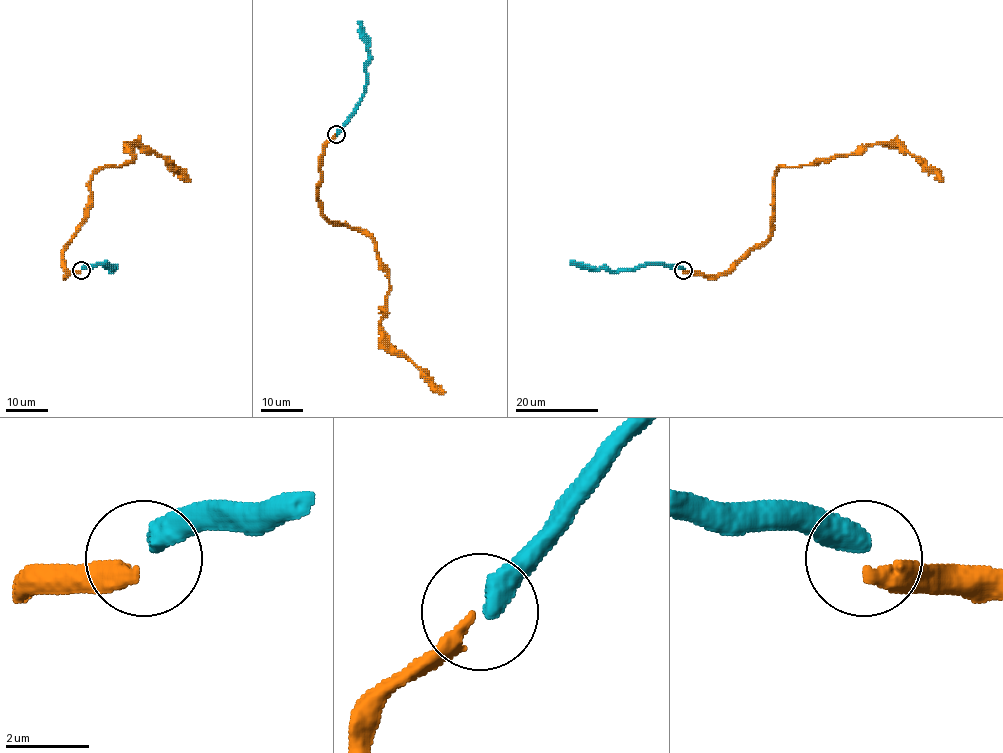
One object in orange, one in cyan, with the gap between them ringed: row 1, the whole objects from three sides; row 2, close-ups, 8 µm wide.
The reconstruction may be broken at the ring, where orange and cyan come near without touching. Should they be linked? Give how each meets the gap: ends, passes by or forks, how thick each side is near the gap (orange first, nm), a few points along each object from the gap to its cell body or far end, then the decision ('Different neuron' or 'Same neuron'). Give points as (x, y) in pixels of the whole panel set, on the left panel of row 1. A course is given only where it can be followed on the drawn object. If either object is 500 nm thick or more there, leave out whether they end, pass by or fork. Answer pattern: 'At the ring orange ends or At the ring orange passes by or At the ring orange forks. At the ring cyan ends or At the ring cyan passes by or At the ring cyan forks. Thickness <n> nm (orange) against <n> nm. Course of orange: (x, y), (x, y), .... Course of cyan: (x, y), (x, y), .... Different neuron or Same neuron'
Thickness 320 nm (orange) against 600 nm. Course of orange: (80, 271), (66, 275), (65, 246), (84, 216), (90, 179), (132, 160), (127, 143), (158, 154), (190, 182). Course of cyan: (81, 269), (103, 264), (111, 271), (115, 269), (105, 261). Same neuron

